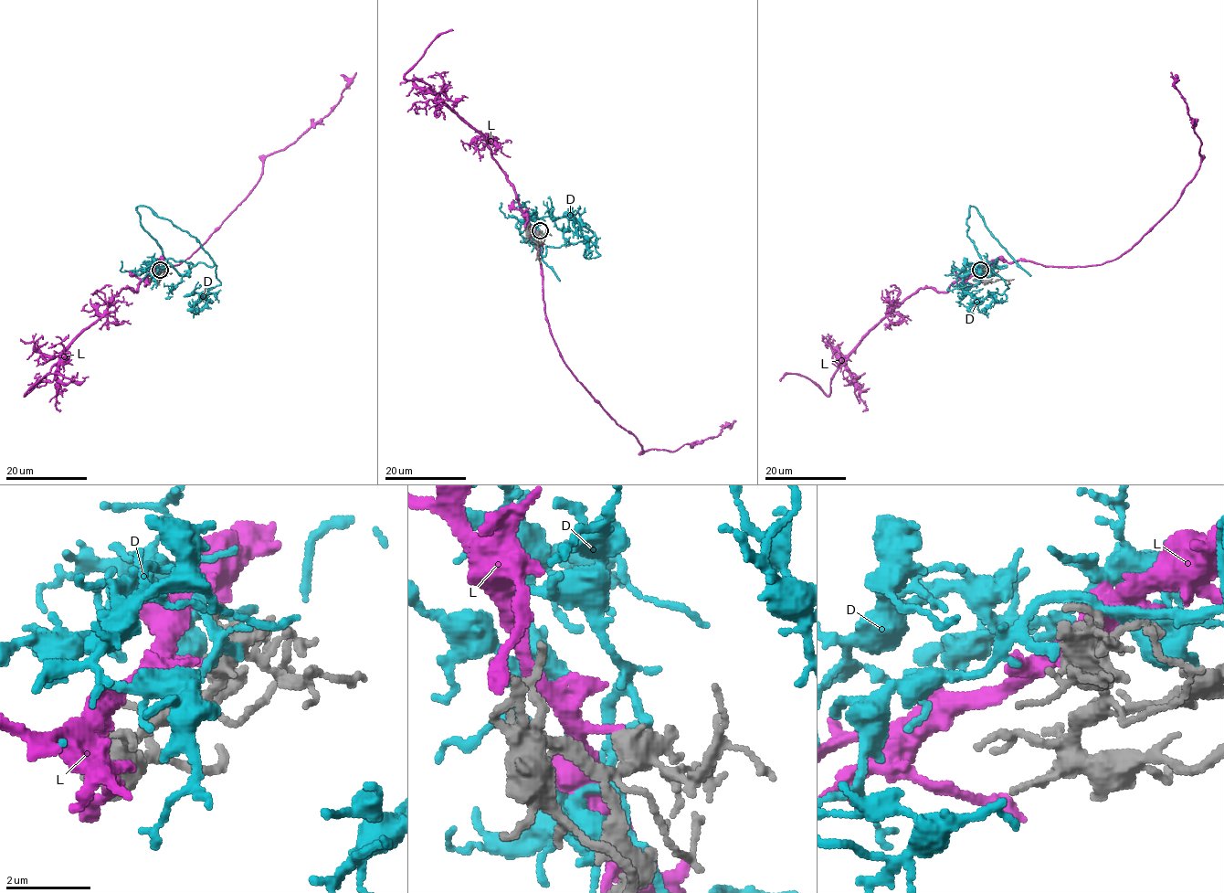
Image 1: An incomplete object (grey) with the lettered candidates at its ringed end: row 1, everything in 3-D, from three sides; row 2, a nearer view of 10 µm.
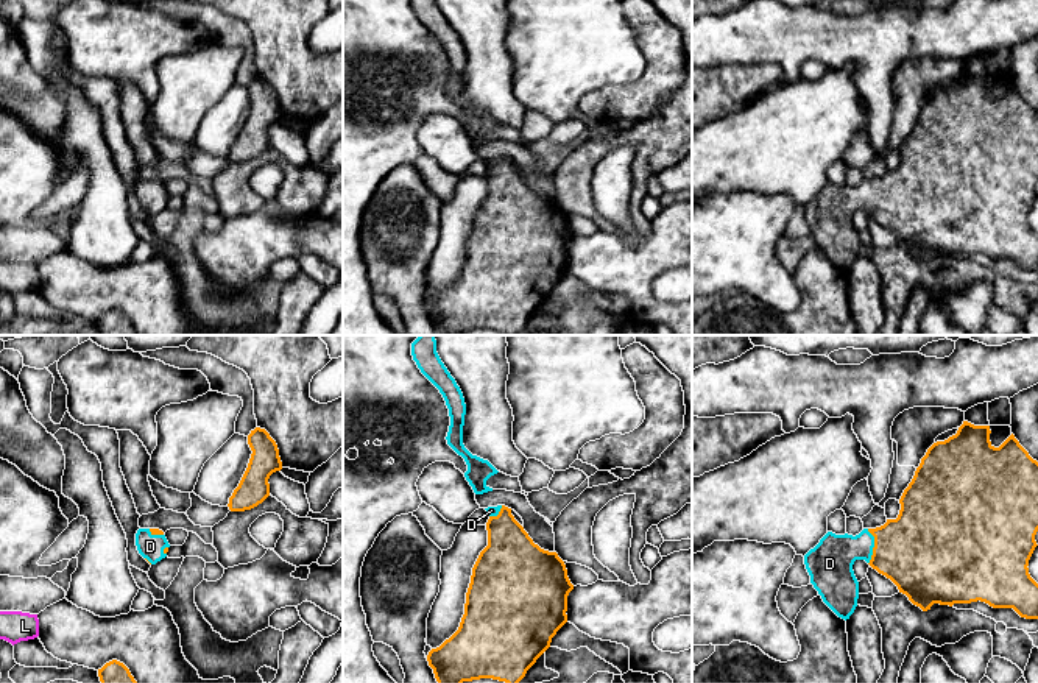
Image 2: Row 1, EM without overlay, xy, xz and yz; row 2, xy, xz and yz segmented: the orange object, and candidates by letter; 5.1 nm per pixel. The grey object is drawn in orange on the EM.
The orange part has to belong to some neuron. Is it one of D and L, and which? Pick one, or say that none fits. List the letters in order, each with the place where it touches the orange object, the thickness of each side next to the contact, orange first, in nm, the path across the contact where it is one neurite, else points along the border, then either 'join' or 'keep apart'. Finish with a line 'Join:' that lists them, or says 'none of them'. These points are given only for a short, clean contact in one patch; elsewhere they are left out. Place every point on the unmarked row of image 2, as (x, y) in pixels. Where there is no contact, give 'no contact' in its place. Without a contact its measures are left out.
D: meets orange in yz at (875, 197); 440 nm thick on the orange side, 240 nm on the other; runs through yz (923, 201), (875, 197), (843, 200), (829, 214); join
L: no contact; keep apart
Join: D

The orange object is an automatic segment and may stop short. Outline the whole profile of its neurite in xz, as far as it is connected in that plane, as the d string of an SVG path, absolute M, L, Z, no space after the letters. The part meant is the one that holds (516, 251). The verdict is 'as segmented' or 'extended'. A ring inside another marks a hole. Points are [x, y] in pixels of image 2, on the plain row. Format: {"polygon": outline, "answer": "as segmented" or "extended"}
{"polygon": "M505 156L488 157L485 159L489 170L486 173L488 181L488 196L480 203L471 226L471 234L466 243L464 265L461 268L458 281L446 290L440 298L432 299L427 306L429 317L433 320L438 335L461 335L463 332L472 332L480 329L493 329L505 332L507 335L517 335L527 324L527 321L536 313L536 310L550 298L552 288L556 282L567 273L567 246L574 240L567 228L567 220L564 212L558 207L556 203L549 203L541 200L524 178L511 165L511 159Z", "answer": "extended"}

